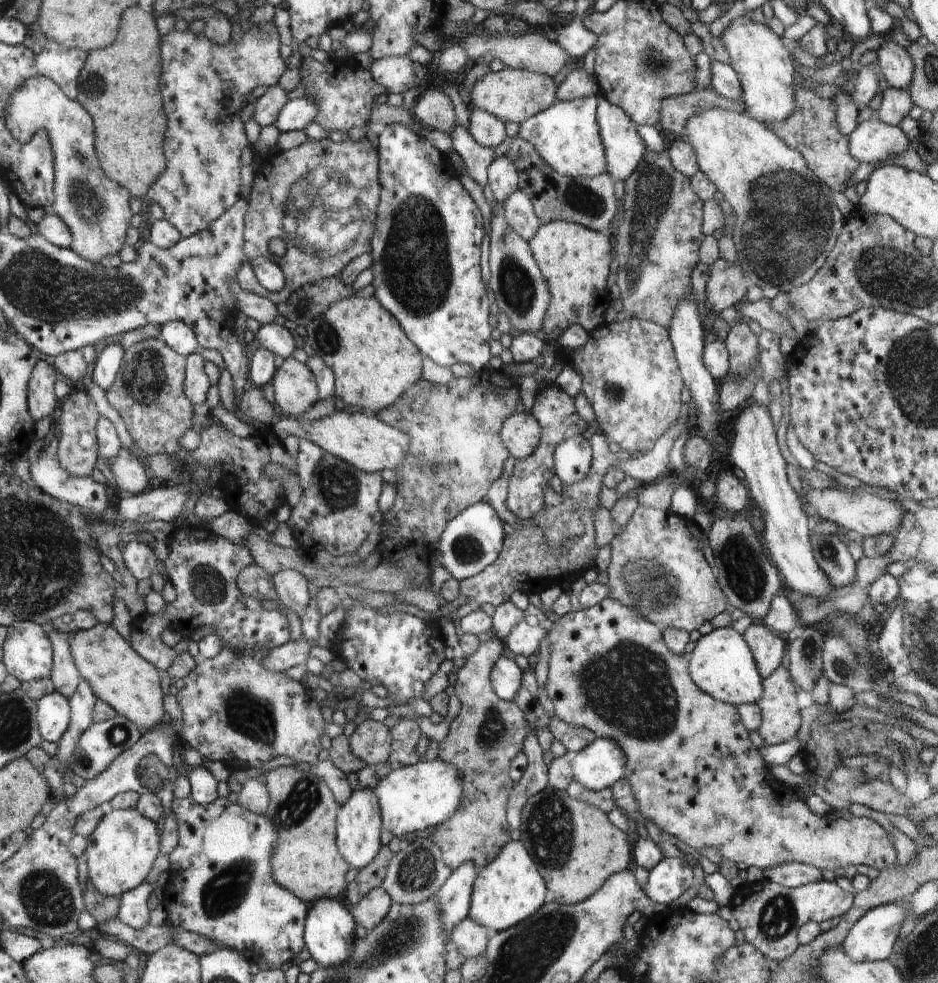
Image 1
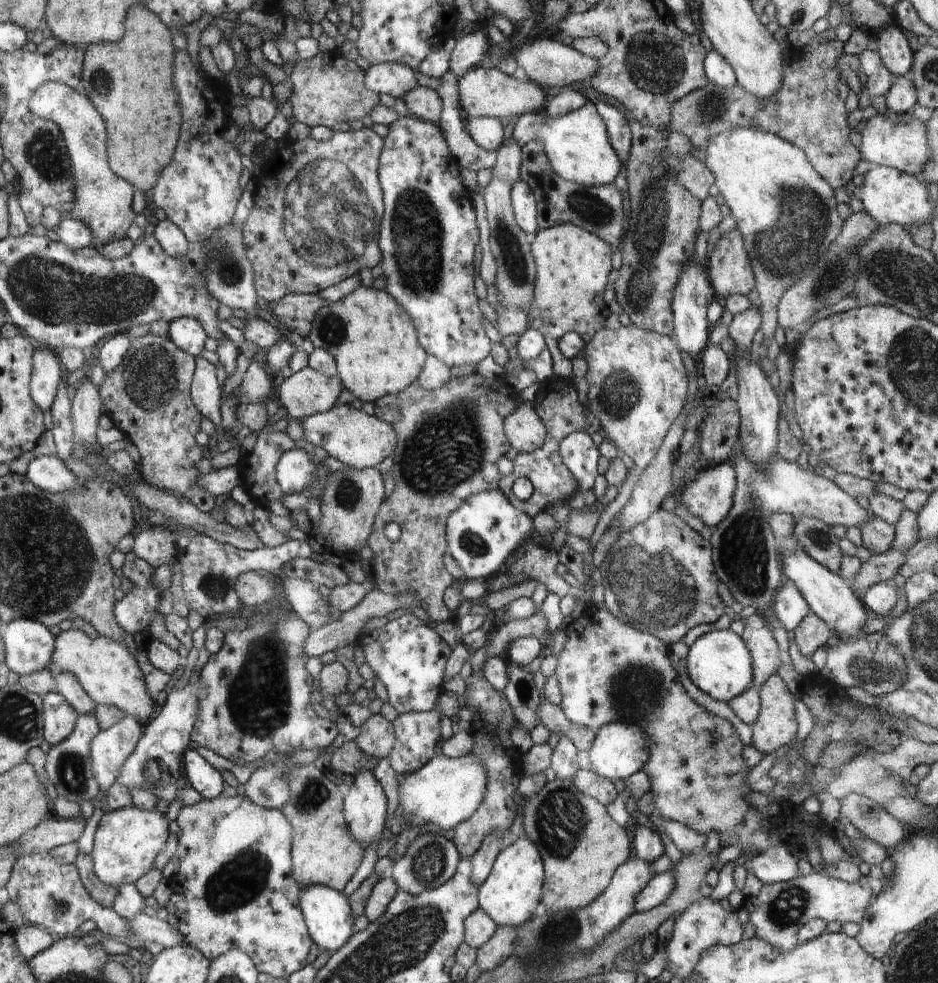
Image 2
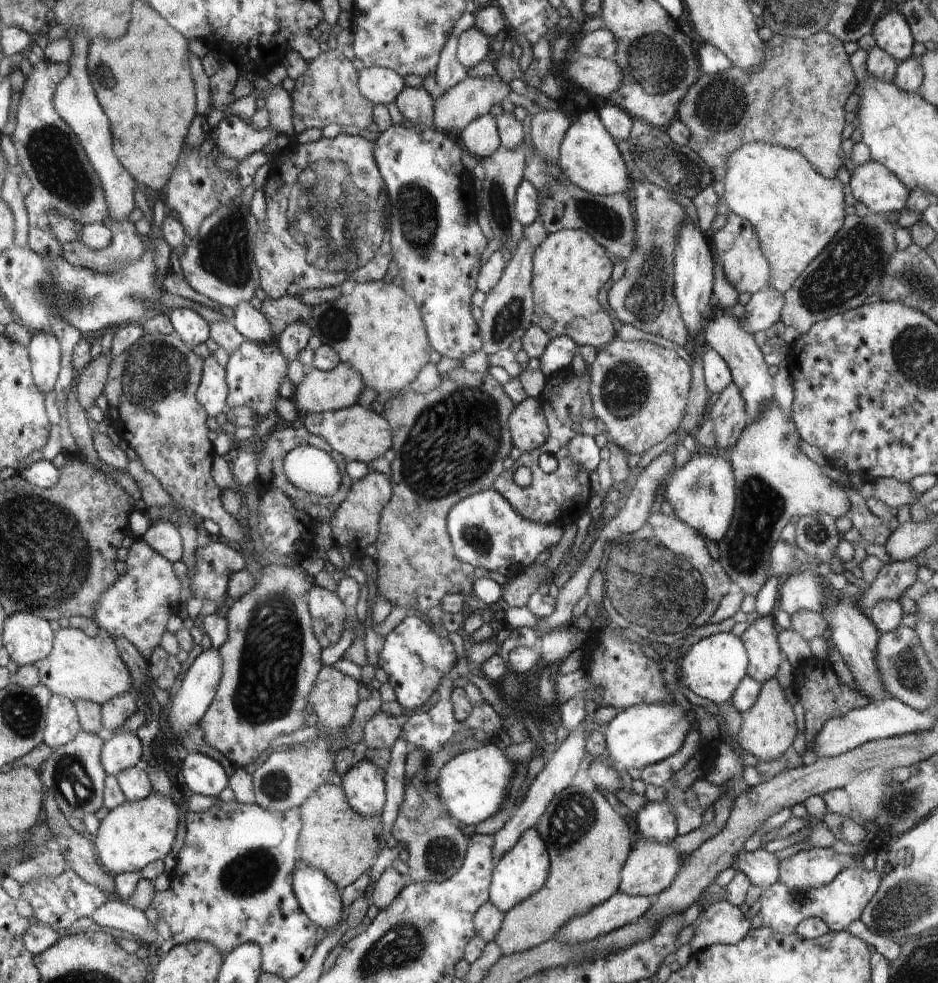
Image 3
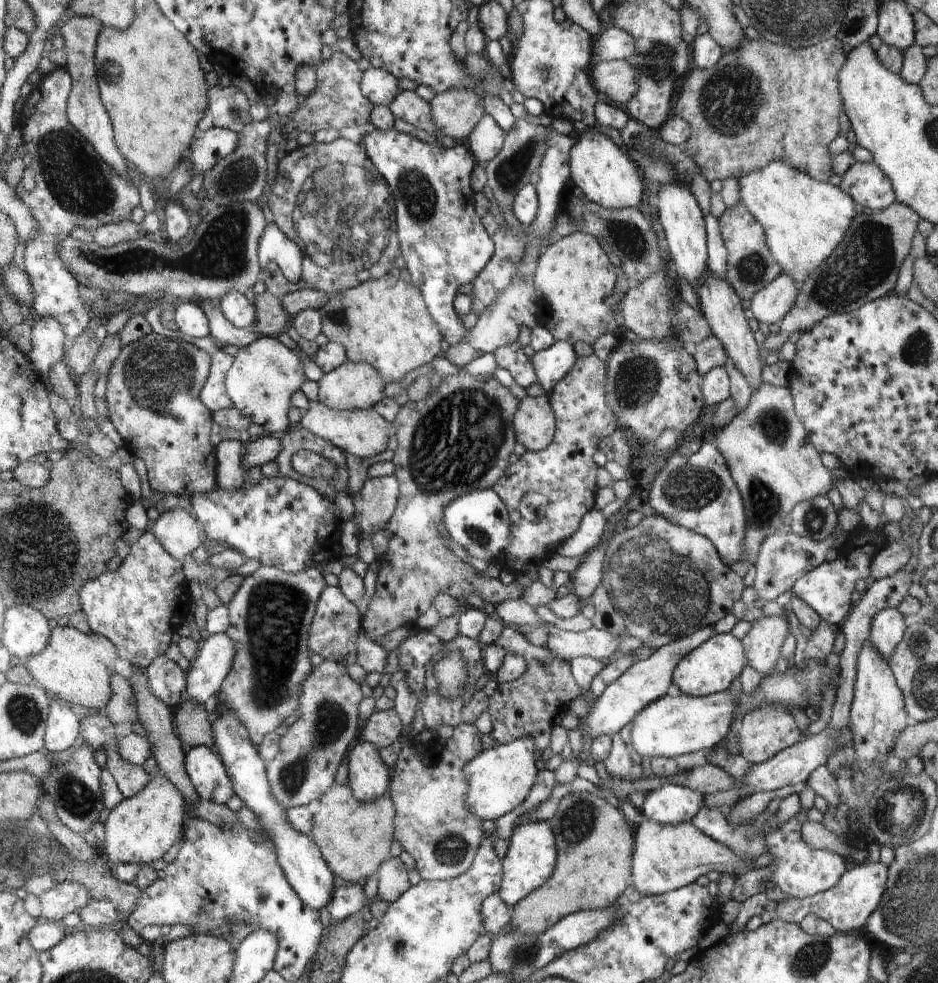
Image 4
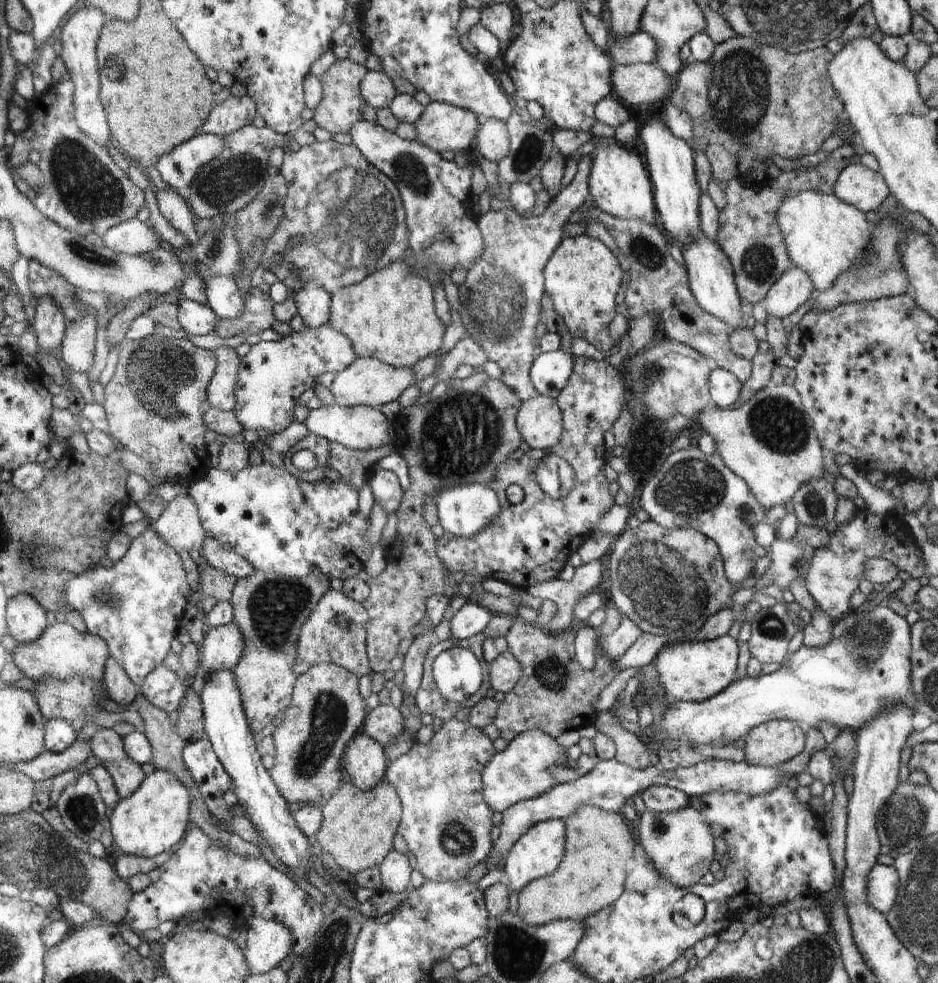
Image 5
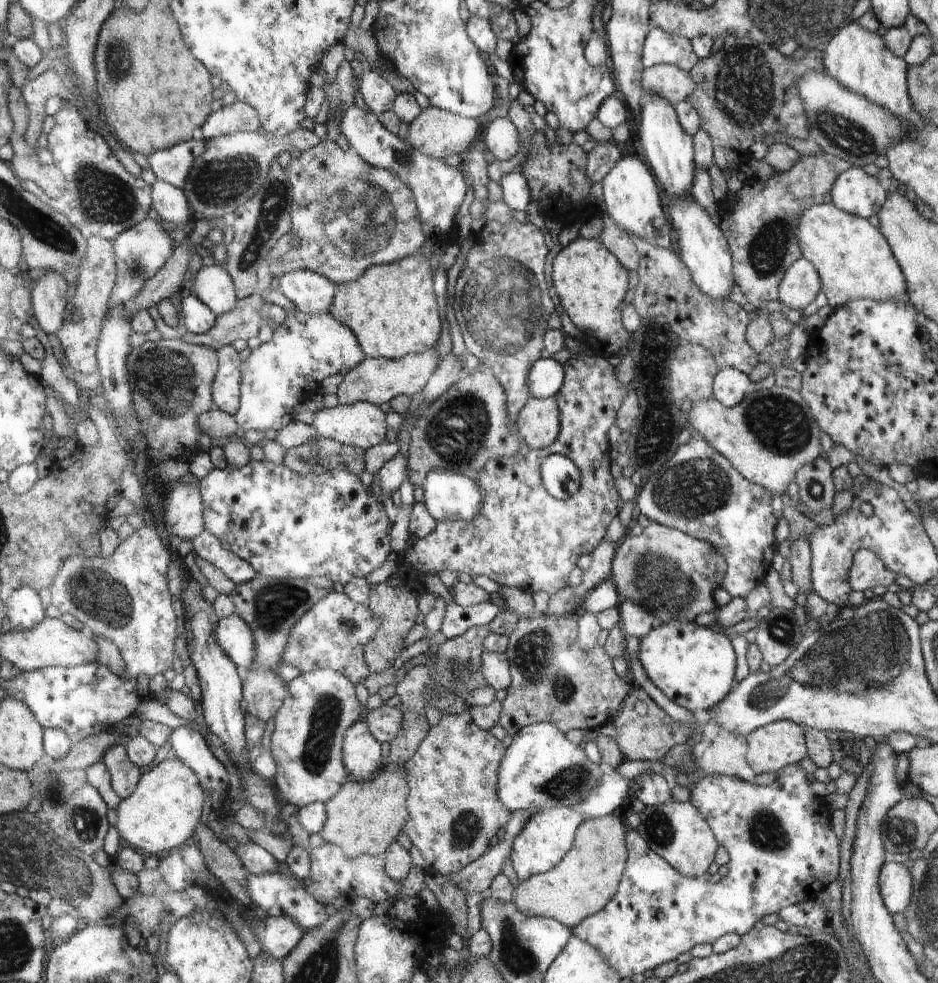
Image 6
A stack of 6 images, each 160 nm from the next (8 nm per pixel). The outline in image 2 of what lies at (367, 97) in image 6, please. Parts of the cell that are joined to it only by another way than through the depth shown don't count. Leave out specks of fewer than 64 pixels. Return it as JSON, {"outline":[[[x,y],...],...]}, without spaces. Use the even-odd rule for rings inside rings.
{"outline":[[[376,64],[365,71],[364,85],[378,95],[389,94],[402,98],[418,85],[415,73],[410,66],[404,64]]]}

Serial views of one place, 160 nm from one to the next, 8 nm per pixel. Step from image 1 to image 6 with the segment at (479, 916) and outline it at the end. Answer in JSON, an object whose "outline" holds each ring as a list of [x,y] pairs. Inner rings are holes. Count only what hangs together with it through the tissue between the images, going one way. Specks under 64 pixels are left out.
{"outline":[[[554,807],[532,812],[526,824],[522,826],[522,830],[514,836],[512,850],[510,850],[510,864],[516,871],[519,882],[532,879],[535,875],[557,867],[573,849],[577,829],[585,820],[585,816],[572,807]]]}

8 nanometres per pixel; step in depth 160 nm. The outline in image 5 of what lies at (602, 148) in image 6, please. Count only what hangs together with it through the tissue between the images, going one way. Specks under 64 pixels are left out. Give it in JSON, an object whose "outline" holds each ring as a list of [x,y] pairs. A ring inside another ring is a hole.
{"outline":[[[593,154],[584,155],[578,159],[578,169],[571,184],[563,188],[559,195],[549,203],[544,214],[537,217],[525,218],[512,210],[508,204],[499,211],[490,209],[481,215],[477,221],[478,229],[482,235],[484,252],[474,260],[474,264],[467,270],[466,279],[460,286],[460,318],[466,330],[464,335],[468,335],[486,352],[487,360],[496,363],[502,372],[502,382],[506,383],[515,393],[532,394],[534,396],[535,386],[530,380],[530,366],[534,362],[534,348],[538,346],[539,340],[534,336],[534,328],[540,322],[538,312],[540,312],[540,298],[544,296],[545,264],[552,258],[553,252],[561,244],[562,233],[565,231],[568,218],[580,207],[588,198],[590,192],[589,178],[591,173]]]}

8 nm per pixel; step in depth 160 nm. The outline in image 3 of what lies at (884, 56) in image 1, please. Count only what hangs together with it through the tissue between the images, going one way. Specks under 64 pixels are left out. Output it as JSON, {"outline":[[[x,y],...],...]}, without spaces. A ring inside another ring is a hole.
{"outline":[[[890,11],[884,14],[874,26],[872,35],[877,47],[899,64],[913,56],[915,42],[901,12]]]}

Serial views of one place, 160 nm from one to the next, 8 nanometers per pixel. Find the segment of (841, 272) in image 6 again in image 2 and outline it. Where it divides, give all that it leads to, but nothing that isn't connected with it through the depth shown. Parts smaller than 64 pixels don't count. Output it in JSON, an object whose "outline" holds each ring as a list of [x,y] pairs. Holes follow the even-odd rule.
{"outline":[[[754,127],[730,128],[726,132],[718,132],[710,138],[704,164],[712,172],[719,194],[724,197],[725,205],[736,220],[736,228],[742,236],[742,244],[754,272],[757,283],[755,292],[758,293],[756,303],[761,308],[760,329],[764,338],[757,349],[748,351],[748,360],[760,364],[762,358],[767,355],[768,344],[779,326],[777,307],[784,292],[810,272],[828,246],[834,242],[834,238],[838,238],[844,222],[837,211],[835,190],[812,168],[805,153],[771,133],[762,132]]]}

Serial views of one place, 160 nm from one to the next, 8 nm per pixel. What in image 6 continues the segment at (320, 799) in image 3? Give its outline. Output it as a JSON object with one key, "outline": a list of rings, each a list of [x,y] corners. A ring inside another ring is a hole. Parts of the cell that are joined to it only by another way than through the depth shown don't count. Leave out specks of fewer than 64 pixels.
{"outline":[[[390,767],[383,769],[374,779],[364,781],[348,780],[342,791],[339,791],[333,799],[324,804],[326,811],[326,823],[319,835],[326,844],[338,846],[344,856],[356,858],[368,854],[374,857],[383,858],[385,853],[400,834],[402,826],[409,823],[409,784],[408,774],[402,768]]]}

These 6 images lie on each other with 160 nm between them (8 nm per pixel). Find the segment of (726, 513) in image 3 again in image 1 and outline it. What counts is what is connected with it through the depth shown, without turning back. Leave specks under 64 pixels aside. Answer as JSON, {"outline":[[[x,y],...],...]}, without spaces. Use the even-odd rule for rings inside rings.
{"outline":[[[722,472],[716,478],[716,503],[720,510],[726,512],[742,512],[744,506],[748,504],[750,497],[749,490],[747,490],[742,483],[738,481],[735,475],[730,472]]]}

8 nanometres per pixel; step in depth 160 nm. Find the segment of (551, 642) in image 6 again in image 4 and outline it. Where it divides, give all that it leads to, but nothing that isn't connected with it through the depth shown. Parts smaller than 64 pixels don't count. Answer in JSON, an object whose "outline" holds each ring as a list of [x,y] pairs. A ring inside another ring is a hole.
{"outline":[[[505,625],[501,637],[494,646],[504,648],[508,654],[518,654],[526,660],[526,672],[516,682],[498,683],[498,690],[489,696],[489,713],[492,718],[491,735],[500,745],[513,743],[514,740],[532,734],[534,744],[543,753],[549,753],[550,732],[553,720],[564,710],[568,710],[570,700],[580,697],[580,686],[573,677],[572,665],[550,652],[549,645],[534,646],[514,627]]]}

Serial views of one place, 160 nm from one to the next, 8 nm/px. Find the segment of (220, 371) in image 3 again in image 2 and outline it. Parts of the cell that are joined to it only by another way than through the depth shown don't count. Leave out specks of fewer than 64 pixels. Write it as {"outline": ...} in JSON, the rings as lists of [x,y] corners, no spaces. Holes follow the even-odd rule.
{"outline":[[[204,356],[196,358],[196,374],[193,376],[192,398],[197,408],[216,427],[222,427],[221,388],[218,384],[217,368]]]}

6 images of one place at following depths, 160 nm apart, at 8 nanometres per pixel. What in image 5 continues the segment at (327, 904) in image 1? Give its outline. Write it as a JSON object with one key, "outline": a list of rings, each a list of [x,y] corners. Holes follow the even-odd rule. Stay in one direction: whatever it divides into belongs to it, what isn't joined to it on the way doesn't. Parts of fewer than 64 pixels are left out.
{"outline":[[[214,671],[207,675],[205,684],[200,691],[203,710],[204,737],[209,739],[211,747],[222,763],[224,770],[232,779],[232,792],[236,795],[237,803],[242,806],[244,816],[248,817],[262,840],[269,846],[276,858],[298,876],[305,878],[305,870],[311,866],[309,860],[310,841],[307,834],[299,828],[293,816],[293,808],[281,795],[272,774],[261,760],[261,753],[254,743],[253,731],[249,727],[248,718],[244,718],[243,700],[240,700],[240,689],[237,687],[233,671]]]}

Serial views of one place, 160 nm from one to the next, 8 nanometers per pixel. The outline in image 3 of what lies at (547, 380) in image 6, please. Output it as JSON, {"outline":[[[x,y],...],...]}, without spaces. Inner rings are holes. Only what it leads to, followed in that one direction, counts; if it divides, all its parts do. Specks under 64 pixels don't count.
{"outline":[[[561,335],[552,339],[540,356],[540,371],[546,377],[569,369],[578,350],[578,344],[570,336]]]}

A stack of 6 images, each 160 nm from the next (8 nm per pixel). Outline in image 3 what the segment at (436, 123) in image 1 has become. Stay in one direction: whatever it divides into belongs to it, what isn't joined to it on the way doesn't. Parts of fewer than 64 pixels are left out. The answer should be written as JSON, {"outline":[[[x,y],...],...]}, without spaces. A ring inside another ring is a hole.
{"outline":[[[423,87],[404,88],[396,98],[396,108],[411,123],[422,128],[433,128],[433,116],[436,114],[436,100]]]}

